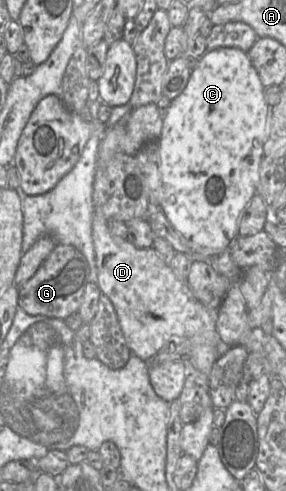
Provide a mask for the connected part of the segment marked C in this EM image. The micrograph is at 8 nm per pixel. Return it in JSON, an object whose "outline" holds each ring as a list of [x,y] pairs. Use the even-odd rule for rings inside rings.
{"outline":[[[239,48],[207,50],[192,70],[185,89],[175,99],[171,100],[168,111],[163,117],[162,132],[158,139],[162,180],[160,209],[175,230],[186,239],[191,251],[194,253],[191,257],[192,260],[210,260],[225,250],[229,250],[232,242],[238,237],[238,220],[240,215],[257,192],[260,163],[264,157],[264,145],[268,139],[268,112],[270,106],[267,104],[264,96],[265,88],[248,53]]]}

